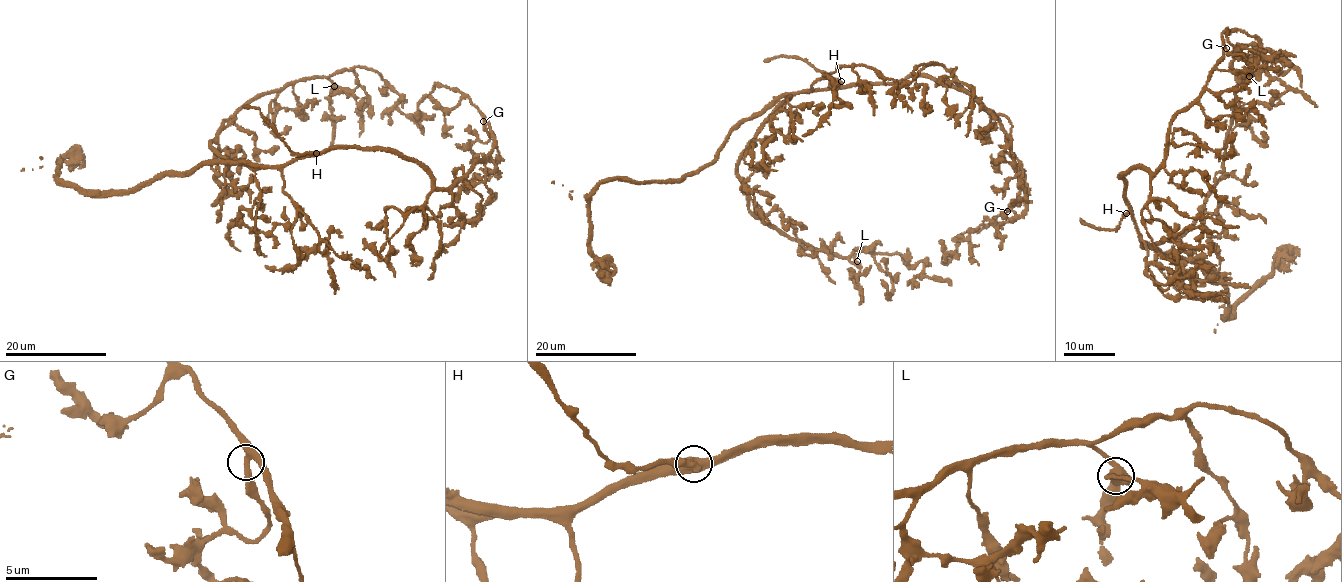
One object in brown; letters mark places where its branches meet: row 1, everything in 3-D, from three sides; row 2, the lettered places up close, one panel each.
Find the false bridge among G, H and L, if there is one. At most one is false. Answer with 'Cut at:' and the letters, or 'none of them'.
Cut at: H

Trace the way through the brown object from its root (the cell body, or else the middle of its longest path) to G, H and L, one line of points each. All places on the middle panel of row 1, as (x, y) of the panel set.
G: (826, 90), (892, 85), (910, 75), (971, 93), (995, 115), (1019, 174), (1017, 199), (1007, 211)
H: (826, 90), (835, 88), (840, 82)
L: (826, 90), (794, 92), (782, 101), (744, 150), (737, 173), (754, 214), (788, 236), (857, 261)

